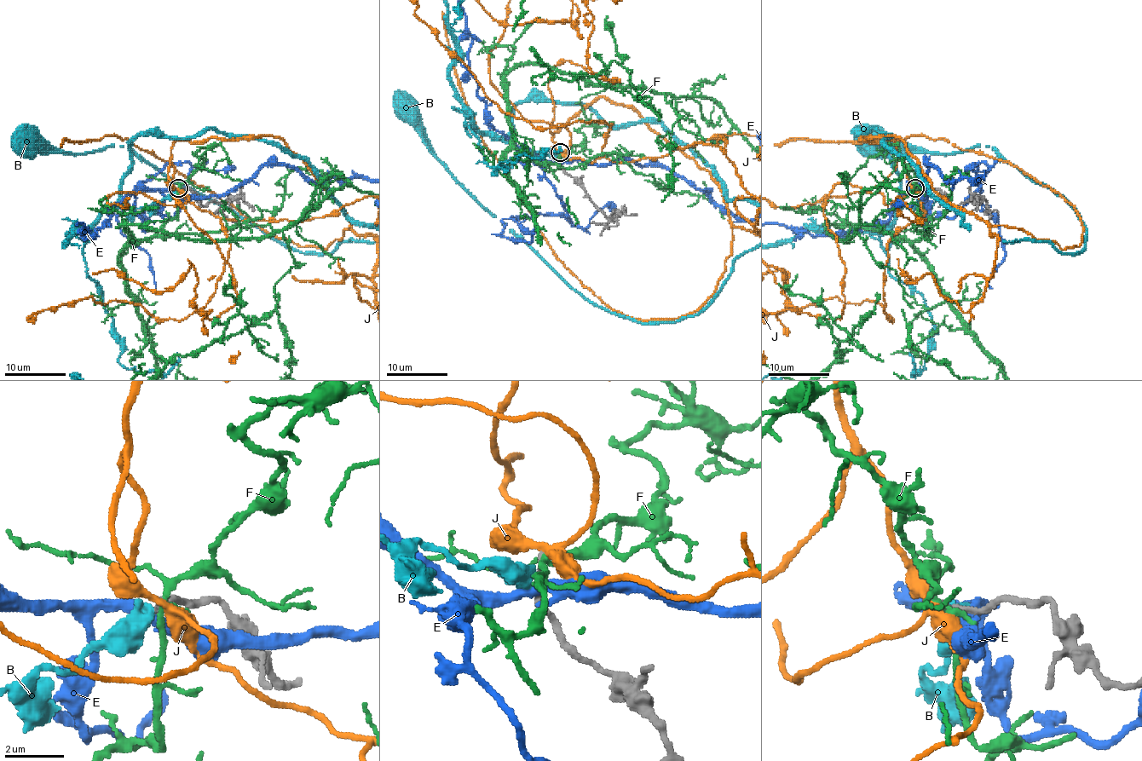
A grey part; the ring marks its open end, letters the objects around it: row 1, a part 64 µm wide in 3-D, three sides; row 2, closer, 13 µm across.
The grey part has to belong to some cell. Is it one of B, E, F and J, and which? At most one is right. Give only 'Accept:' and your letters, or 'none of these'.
Accept: none of these

